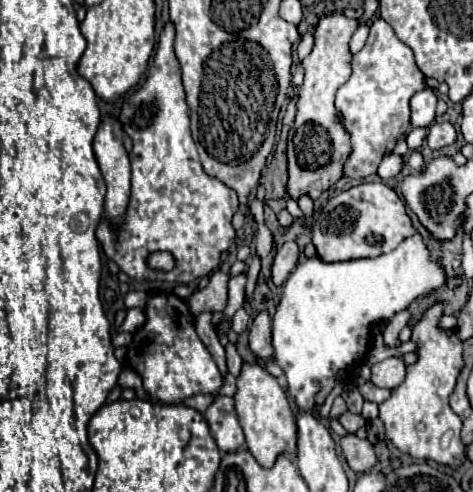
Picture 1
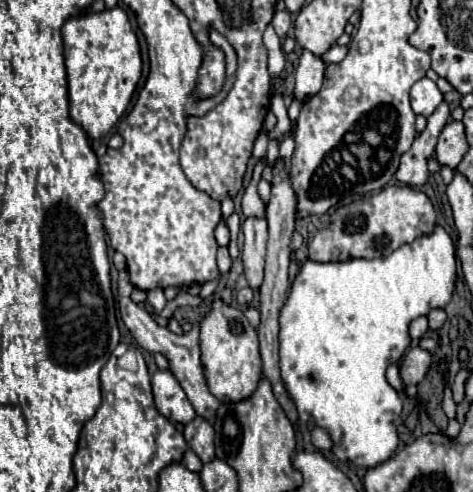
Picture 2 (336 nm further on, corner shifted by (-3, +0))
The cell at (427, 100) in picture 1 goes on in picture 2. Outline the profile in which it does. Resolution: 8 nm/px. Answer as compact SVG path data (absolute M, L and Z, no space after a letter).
M429 77L419 79L411 89L411 107L417 115L429 117L441 101L443 101L443 93L437 89L435 81L431 81Z

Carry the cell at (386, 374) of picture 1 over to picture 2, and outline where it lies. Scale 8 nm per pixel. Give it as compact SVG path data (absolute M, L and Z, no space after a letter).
M411 347L405 353L405 357L401 361L401 369L399 369L403 383L405 385L419 385L425 379L427 371L431 367L431 361L433 361L433 357L429 351L425 351L421 347Z

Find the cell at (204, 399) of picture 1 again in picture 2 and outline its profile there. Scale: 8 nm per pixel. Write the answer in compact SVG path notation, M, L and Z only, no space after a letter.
M195 417L193 421L189 421L185 425L185 441L187 445L199 455L199 459L203 463L207 463L209 459L215 457L213 451L213 427L205 417Z

